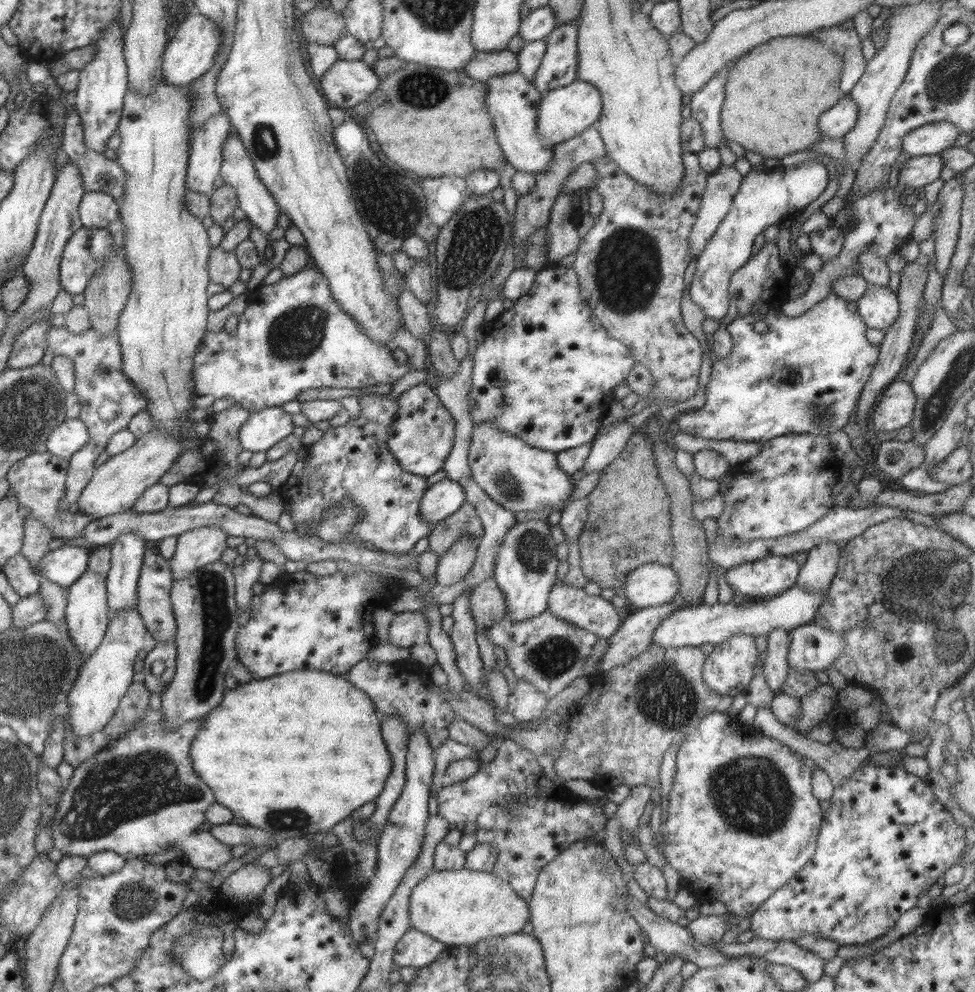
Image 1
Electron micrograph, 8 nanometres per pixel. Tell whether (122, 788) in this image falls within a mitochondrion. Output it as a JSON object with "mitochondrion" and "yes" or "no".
{"mitochondrion":"yes"}

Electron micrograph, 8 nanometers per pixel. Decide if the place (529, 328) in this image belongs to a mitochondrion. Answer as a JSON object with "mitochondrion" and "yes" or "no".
{"mitochondrion":"no"}

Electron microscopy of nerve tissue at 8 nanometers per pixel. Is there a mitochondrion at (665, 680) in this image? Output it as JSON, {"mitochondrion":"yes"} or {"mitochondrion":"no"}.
{"mitochondrion":"yes"}

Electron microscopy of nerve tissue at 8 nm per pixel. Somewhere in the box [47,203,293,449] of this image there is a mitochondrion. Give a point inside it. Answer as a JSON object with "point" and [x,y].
{"point":[98,368]}

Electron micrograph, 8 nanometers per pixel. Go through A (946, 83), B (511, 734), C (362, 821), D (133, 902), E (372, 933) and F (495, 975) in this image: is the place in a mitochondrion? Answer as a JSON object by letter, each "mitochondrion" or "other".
{"A":"mitochondrion","B":"other","C":"other","D":"mitochondrion","E":"other","F":"mitochondrion"}

